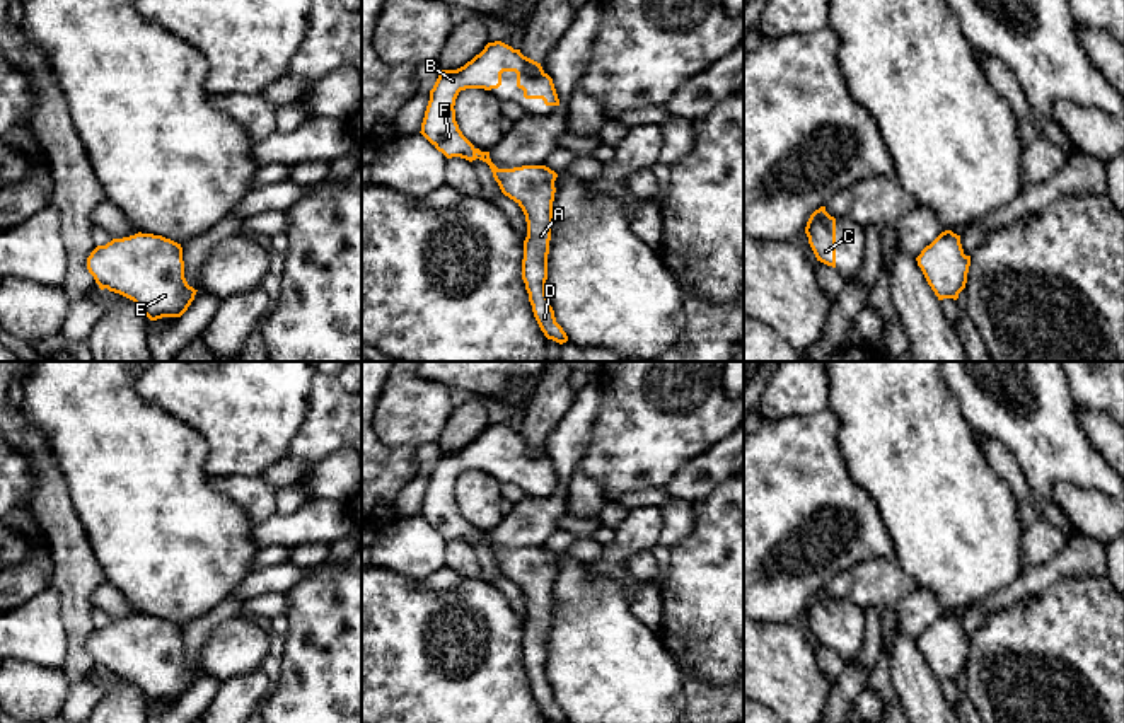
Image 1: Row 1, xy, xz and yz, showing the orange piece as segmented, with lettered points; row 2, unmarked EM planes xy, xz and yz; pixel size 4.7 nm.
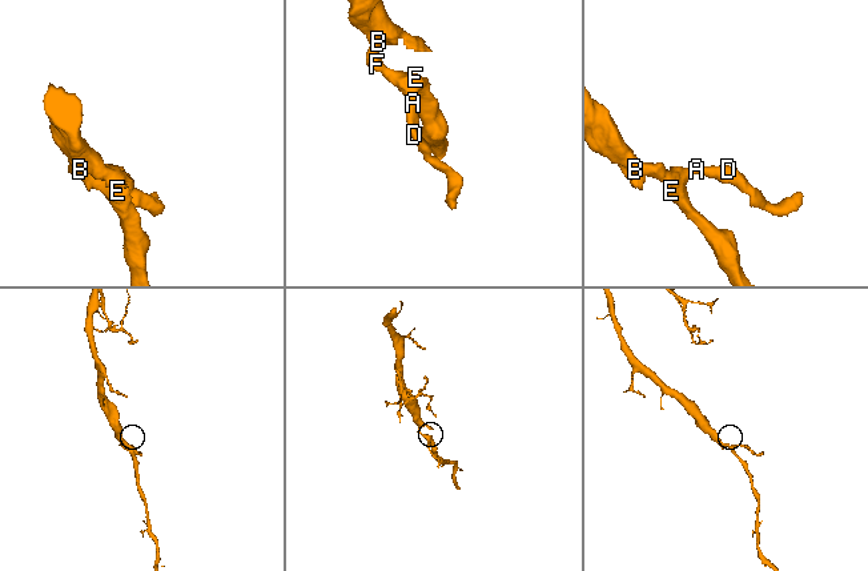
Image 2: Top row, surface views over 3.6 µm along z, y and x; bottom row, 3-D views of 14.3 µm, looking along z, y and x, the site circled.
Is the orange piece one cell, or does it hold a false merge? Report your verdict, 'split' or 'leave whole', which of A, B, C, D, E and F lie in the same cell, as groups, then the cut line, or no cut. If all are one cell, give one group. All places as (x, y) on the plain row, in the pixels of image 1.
leave whole; groups A B C D E F; cut none

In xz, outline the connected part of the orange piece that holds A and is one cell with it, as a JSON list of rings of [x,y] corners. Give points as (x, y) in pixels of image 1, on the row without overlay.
[[[495,423],[488,425],[464,448],[440,454],[430,472],[420,515],[447,541],[461,539],[469,544],[476,541],[486,544],[501,575],[522,590],[527,604],[522,662],[534,699],[548,721],[568,723],[546,677],[554,563],[558,556],[546,547],[498,551],[491,544],[490,534],[476,530],[462,517],[455,503],[454,488],[459,474],[466,471],[498,471],[503,454],[517,455],[517,469],[524,472],[525,481],[542,481],[546,488],[559,488],[553,460],[542,452],[541,445],[524,438],[520,431]]]

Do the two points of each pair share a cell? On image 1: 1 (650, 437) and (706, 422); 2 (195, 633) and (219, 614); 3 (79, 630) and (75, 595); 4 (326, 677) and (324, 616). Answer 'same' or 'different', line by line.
1: same
2: same
3: same
4: same

